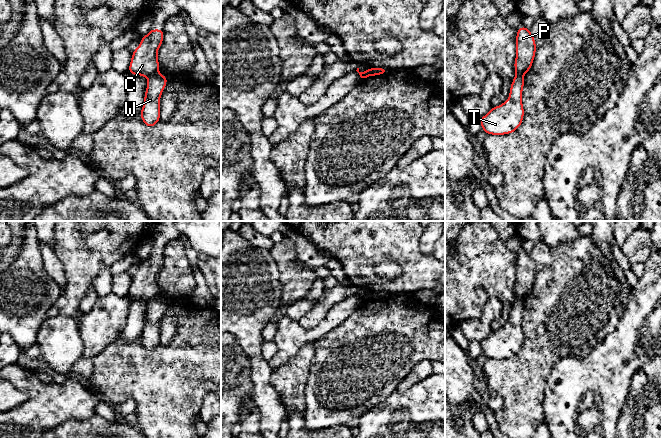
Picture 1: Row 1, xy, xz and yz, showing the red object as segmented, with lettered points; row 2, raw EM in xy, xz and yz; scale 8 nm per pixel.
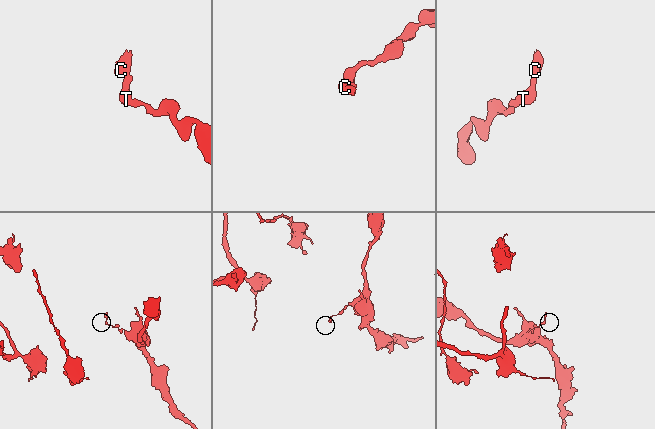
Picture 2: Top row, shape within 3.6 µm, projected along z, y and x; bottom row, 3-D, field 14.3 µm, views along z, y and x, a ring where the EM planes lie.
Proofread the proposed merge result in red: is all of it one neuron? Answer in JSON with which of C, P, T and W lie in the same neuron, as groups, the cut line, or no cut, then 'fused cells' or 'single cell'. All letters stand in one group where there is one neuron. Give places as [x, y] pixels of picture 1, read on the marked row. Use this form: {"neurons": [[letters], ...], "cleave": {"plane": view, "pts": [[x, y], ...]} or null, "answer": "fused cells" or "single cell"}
{"neurons": [["C", "P"], ["T", "W"]], "cleave": {"plane": "xy", "pts": [[157, 72], [147, 77]]}, "answer": "fused cells"}

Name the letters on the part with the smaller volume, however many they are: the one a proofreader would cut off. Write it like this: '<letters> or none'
C, P

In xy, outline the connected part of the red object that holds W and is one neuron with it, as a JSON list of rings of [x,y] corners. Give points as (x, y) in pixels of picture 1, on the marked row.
[[[159,73],[148,77],[144,105],[140,113],[143,123],[148,127],[155,126],[160,120],[160,97],[167,80],[167,77]]]

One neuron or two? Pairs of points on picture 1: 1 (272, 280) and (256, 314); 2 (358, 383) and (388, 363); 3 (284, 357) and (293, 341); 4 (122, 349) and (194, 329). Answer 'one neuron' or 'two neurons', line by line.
1: one neuron
2: one neuron
3: one neuron
4: one neuron

